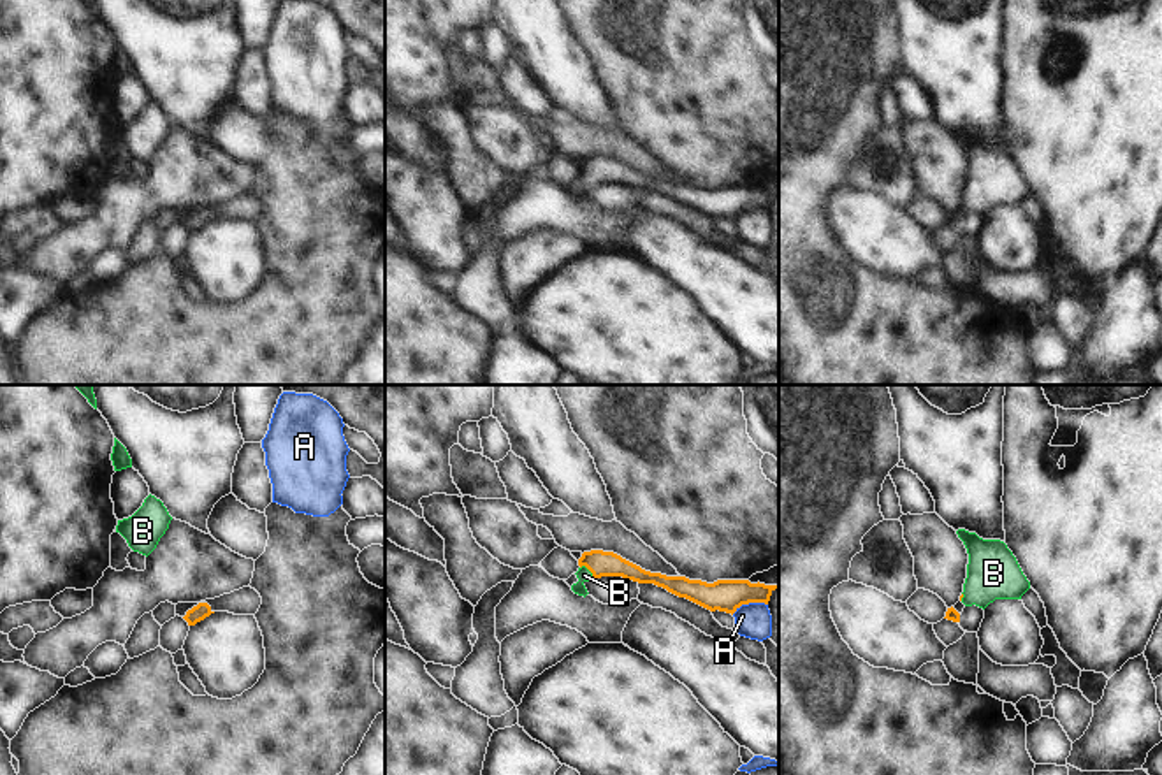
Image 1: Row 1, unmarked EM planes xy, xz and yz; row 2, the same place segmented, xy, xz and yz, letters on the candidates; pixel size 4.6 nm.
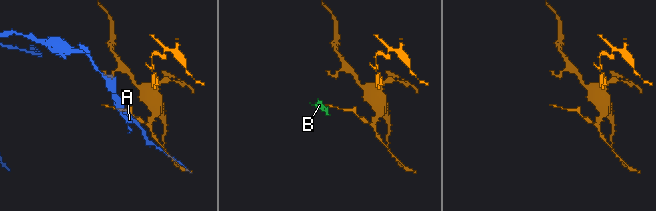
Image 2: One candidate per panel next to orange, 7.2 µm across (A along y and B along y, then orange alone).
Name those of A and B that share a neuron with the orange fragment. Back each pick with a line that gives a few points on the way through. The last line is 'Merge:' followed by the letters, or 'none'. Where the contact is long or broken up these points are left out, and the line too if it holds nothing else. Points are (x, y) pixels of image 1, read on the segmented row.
B: Path across: xz (600, 563), (589, 570), (584, 575)
Merge: B.

